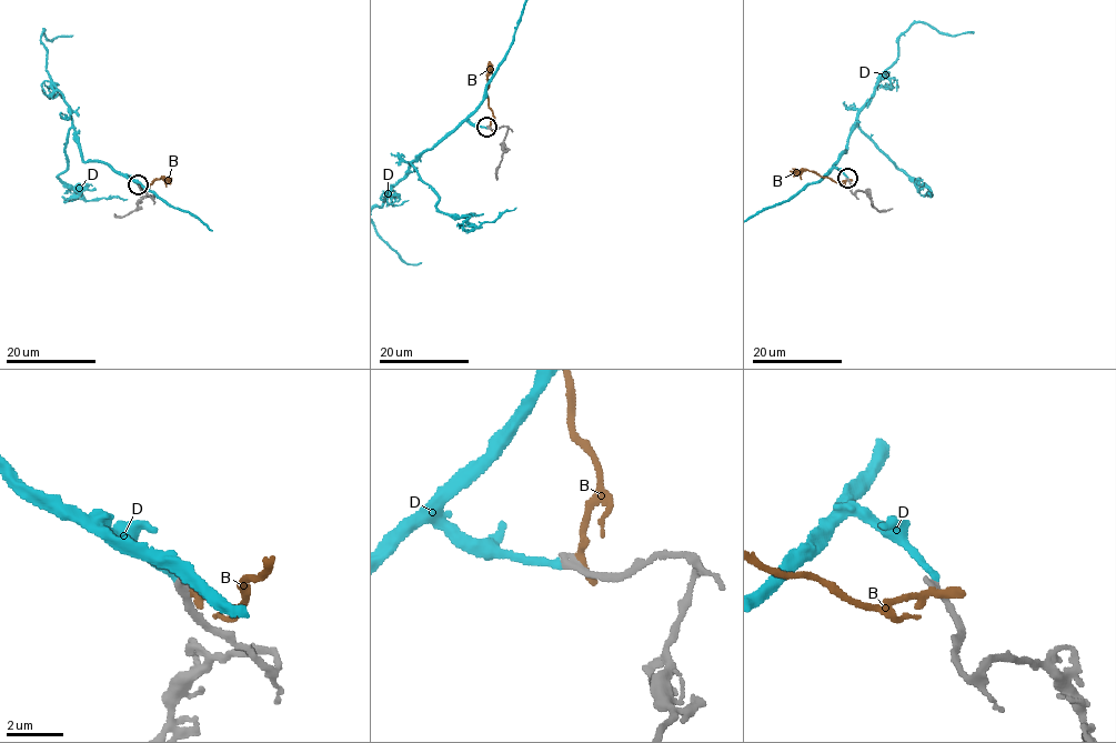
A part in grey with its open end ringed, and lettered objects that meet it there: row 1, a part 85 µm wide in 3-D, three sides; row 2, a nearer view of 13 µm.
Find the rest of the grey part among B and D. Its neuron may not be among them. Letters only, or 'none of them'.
D

